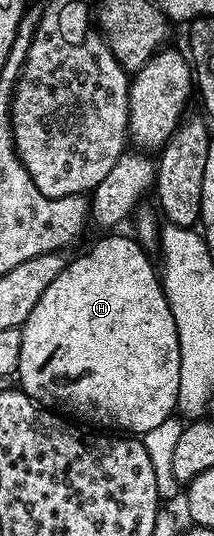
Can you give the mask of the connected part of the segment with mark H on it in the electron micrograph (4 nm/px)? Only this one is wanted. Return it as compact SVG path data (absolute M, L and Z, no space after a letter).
M118 233L103 234L106 236L96 240L83 255L78 255L75 259L71 258L67 262L66 268L48 285L48 289L44 289L44 293L40 293L40 301L36 301L32 313L28 313L25 323L21 326L20 363L16 379L17 382L22 382L19 383L21 390L25 391L39 405L49 405L51 408L61 409L63 412L71 411L71 413L66 413L73 416L75 420L86 425L93 425L98 429L113 429L118 433L129 433L131 436L141 437L146 434L148 429L156 429L156 425L160 425L160 421L169 419L175 414L178 406L178 390L180 389L180 345L172 309L166 300L166 292L162 290L159 272L156 270L155 264L153 267L149 257L146 256L149 255L147 248L129 234L127 234L128 236L114 234Z

